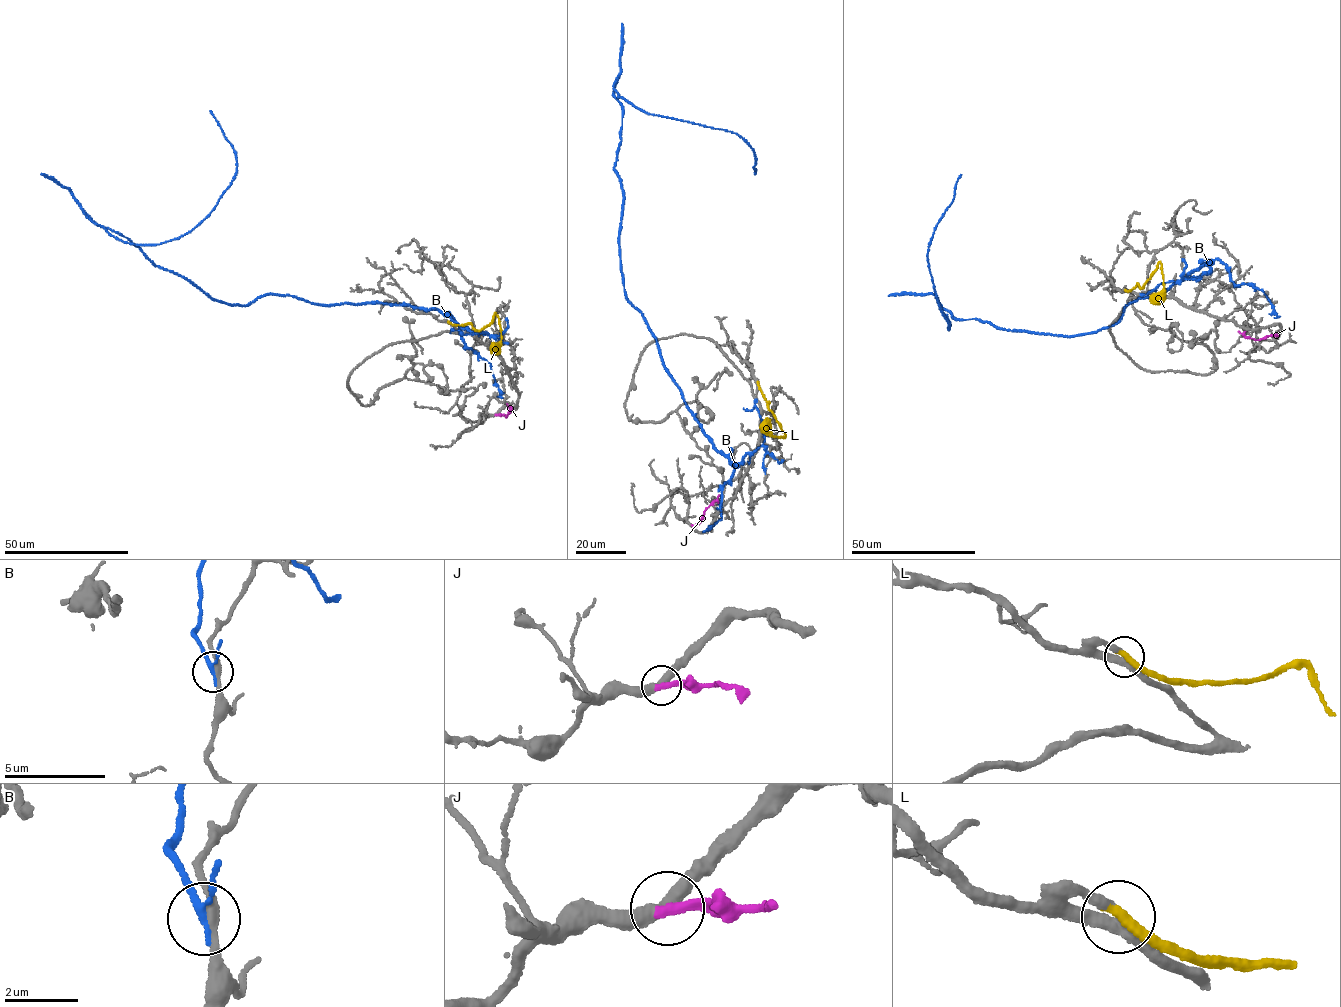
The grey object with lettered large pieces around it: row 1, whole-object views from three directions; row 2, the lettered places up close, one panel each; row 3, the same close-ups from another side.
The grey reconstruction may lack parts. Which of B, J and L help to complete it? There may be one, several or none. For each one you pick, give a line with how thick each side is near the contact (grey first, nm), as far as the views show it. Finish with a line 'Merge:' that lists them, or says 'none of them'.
L: calibres 340 and 340 nm
Merge: L

